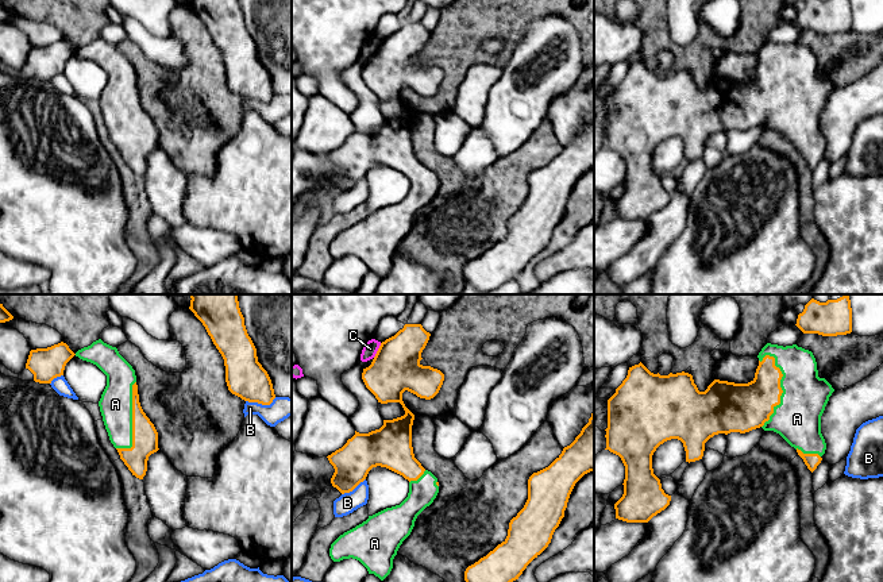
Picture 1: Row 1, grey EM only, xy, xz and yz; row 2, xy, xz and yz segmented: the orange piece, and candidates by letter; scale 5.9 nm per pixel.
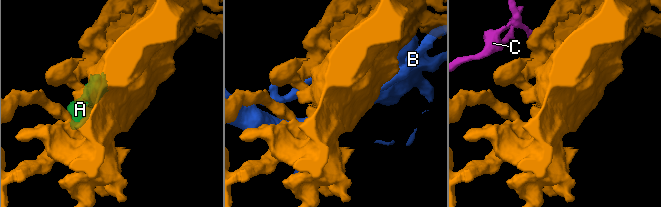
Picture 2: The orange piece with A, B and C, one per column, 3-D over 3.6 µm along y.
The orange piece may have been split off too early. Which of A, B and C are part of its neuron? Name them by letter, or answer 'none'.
A

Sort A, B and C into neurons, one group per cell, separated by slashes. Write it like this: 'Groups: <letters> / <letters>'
Groups: A / B / C

